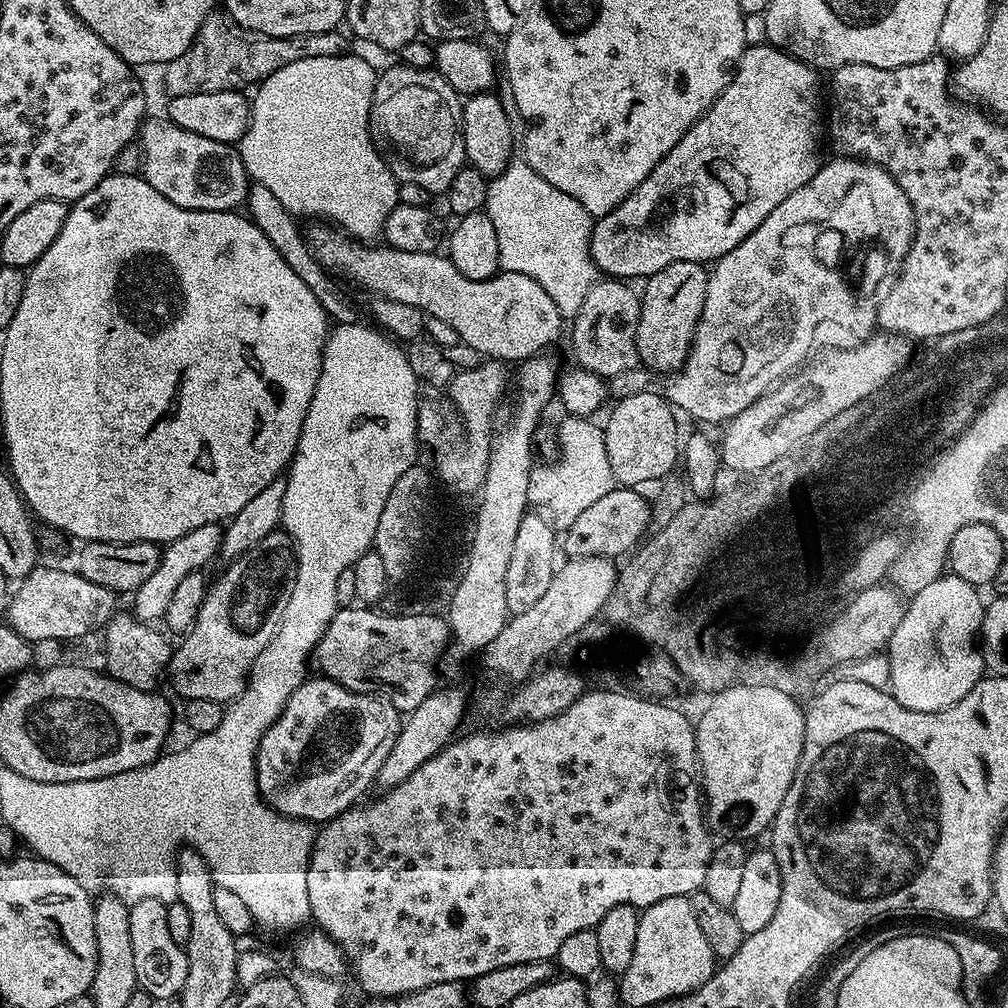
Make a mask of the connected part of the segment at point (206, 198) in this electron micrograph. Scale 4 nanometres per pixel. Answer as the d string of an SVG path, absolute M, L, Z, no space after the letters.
M167 118L145 119L140 125L138 143L143 152L144 180L158 194L170 198L174 206L203 212L231 212L247 201L250 177L233 145L219 144L214 138L182 130L182 126Z

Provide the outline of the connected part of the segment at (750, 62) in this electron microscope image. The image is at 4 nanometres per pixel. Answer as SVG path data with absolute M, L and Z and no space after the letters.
M765 42L760 45L749 47L744 56L740 59L739 65L732 74L732 83L726 86L726 90L716 99L708 112L698 121L690 131L654 166L654 170L632 191L626 199L610 214L599 217L592 226L592 260L597 269L608 278L632 278L628 276L641 276L647 278L653 276L658 270L670 266L670 262L715 262L720 257L725 256L734 246L743 242L750 233L774 210L774 206L782 206L794 190L806 186L810 178L820 169L822 157L820 157L820 132L822 136L822 113L825 111L825 101L820 101L820 76L821 73L813 68L811 64L803 64L796 60L789 52L784 52L781 48L773 48L771 44Z

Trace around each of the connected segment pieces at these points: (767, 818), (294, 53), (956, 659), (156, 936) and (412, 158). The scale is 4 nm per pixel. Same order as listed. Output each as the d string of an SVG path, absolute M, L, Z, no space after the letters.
M734 685L713 695L700 721L695 721L695 759L700 760L700 780L704 783L702 800L706 805L706 824L715 835L717 832L717 837L748 842L751 836L769 831L802 758L805 709L792 700L791 695L773 687Z
M227 14L210 15L206 22L202 22L196 41L189 46L186 54L174 58L166 66L167 95L173 97L182 94L214 94L218 90L235 92L247 89L247 84L255 85L265 80L267 76L274 74L274 70L290 66L290 62L319 56L343 56L349 51L349 37L344 37L342 33L343 31L333 30L309 36L270 38L258 36L255 32L247 32L236 25Z
M941 574L923 590L911 593L912 601L907 601L886 649L890 691L906 710L946 710L984 679L984 653L978 647L978 637L986 604L980 595L981 589L951 574Z
M154 898L139 900L128 910L130 918L130 947L134 950L134 970L139 991L152 997L153 1001L175 1001L186 982L188 954L174 942L166 923L168 905Z
M393 63L393 68L381 71L376 77L374 98L370 106L368 128L372 131L372 139L383 153L388 169L395 174L400 184L413 184L431 194L447 193L450 182L454 182L454 174L465 167L464 154L464 106L461 93L446 82L442 73L435 67L415 68L405 64Z

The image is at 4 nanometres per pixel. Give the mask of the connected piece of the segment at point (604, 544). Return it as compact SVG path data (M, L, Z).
M615 486L598 502L591 503L574 524L563 533L562 552L568 558L590 558L591 556L607 556L617 558L623 552L631 553L636 543L652 524L652 505L642 494L638 494L630 486Z

